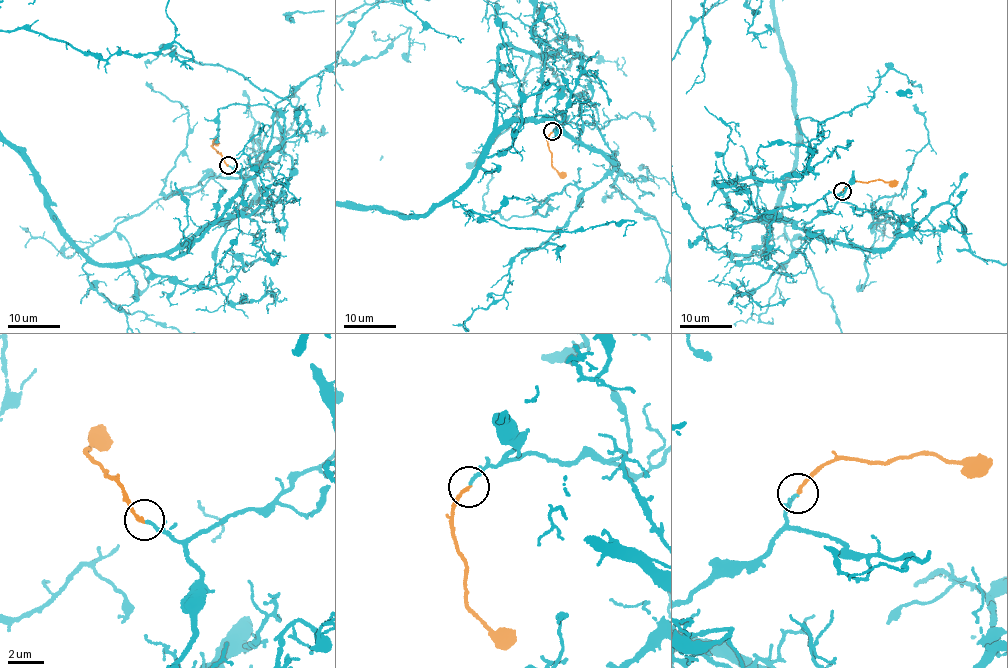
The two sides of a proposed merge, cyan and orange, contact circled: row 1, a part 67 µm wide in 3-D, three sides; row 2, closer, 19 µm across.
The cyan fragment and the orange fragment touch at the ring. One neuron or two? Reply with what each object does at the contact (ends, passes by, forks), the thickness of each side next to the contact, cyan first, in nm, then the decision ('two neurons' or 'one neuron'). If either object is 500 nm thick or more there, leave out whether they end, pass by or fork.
cyan passes by; orange ends; calibres 130 and 190 nm; one neuron

